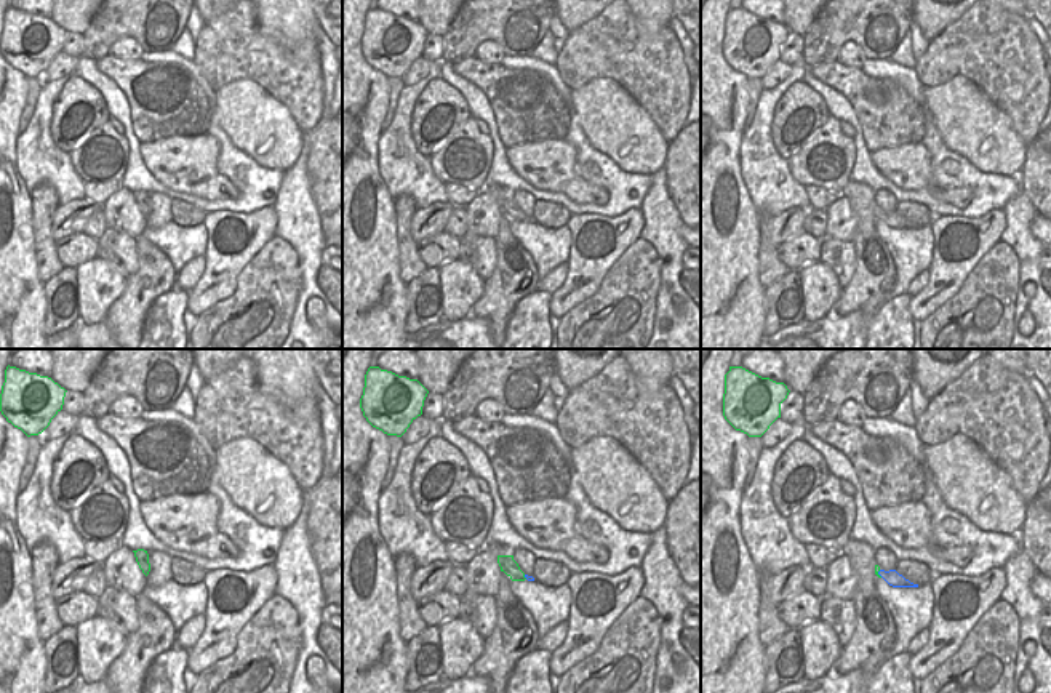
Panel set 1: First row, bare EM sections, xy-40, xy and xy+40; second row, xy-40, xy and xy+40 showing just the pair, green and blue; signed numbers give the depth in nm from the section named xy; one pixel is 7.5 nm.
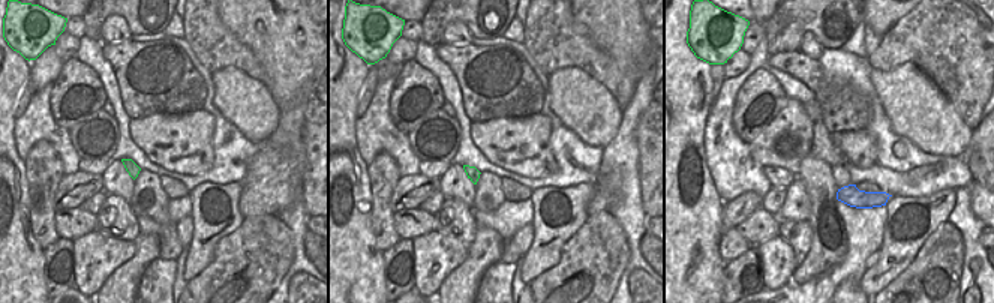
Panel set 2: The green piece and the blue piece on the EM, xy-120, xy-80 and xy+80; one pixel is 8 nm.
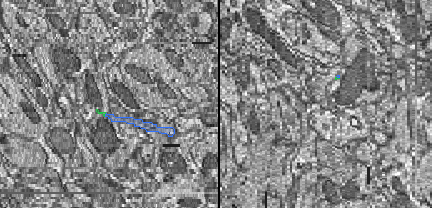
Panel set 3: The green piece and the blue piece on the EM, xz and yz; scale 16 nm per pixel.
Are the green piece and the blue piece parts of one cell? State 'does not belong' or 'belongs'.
does not belong

